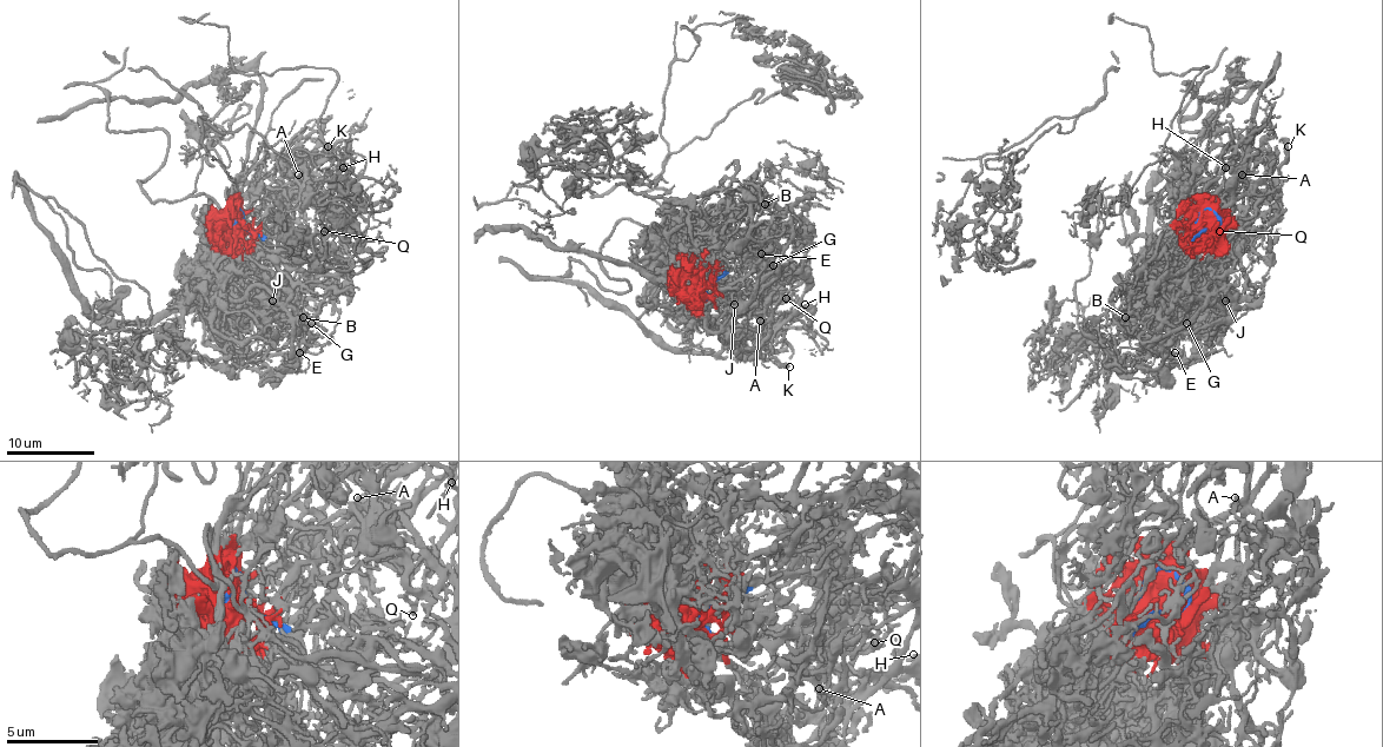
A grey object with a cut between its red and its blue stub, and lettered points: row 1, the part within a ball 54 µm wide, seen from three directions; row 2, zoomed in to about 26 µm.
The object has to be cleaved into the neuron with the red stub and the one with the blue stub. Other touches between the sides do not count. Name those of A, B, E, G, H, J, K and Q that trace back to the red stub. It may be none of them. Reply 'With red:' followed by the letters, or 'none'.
With red: A, B, E, G, H, J, K, Q

